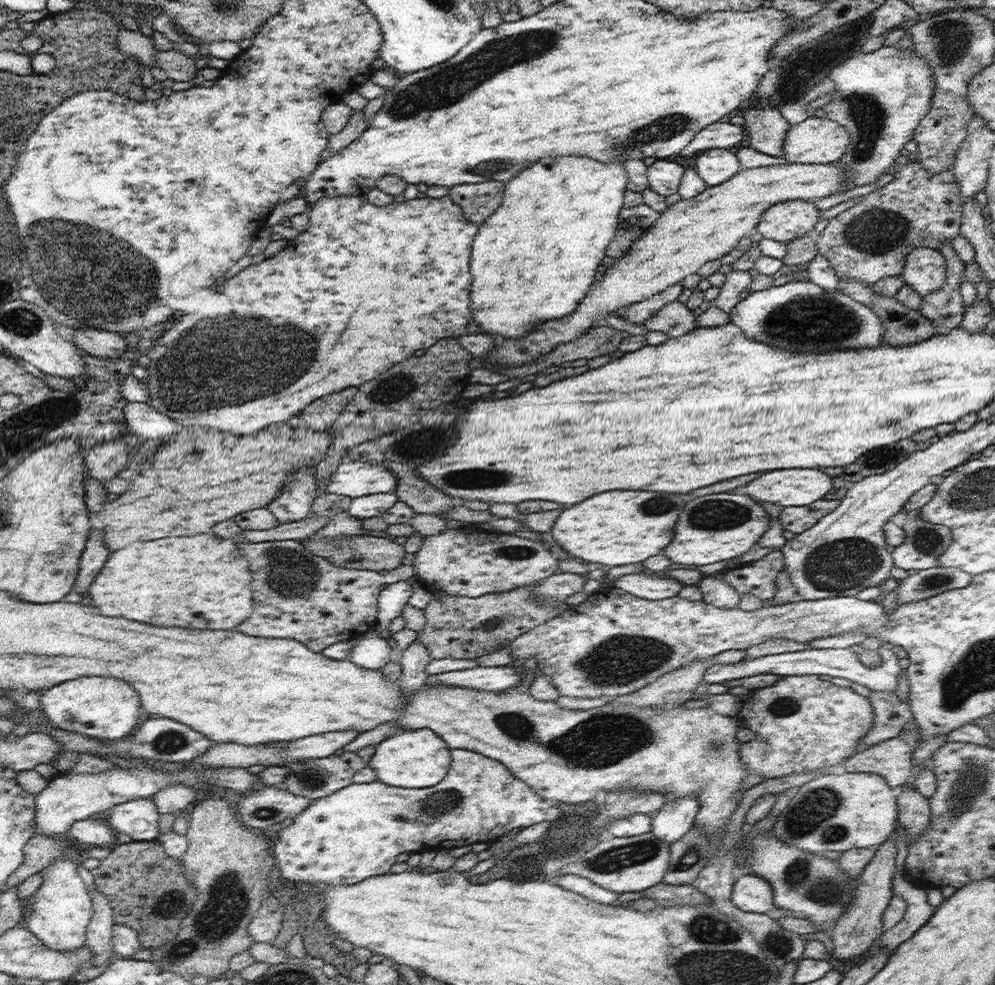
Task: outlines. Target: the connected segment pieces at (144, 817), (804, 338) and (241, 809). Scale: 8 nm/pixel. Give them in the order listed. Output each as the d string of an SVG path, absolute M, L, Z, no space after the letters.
M139 798L110 809L106 823L116 833L124 832L134 841L154 841L158 838L158 812L152 798Z
M807 278L789 281L780 286L772 285L766 290L750 291L746 298L736 303L730 315L731 322L739 326L750 340L758 340L790 352L836 352L848 348L876 348L882 342L884 334L882 320L869 306L850 298L840 289L832 292L824 290Z
M272 785L260 787L235 802L237 814L246 827L266 828L286 818L294 818L307 808L311 800Z

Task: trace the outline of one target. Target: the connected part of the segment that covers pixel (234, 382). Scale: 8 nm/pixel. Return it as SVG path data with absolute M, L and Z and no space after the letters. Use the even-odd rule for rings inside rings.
M445 195L441 198L414 198L414 200L404 200L404 202L400 202L400 204L388 204L388 206L374 206L374 204L370 204L366 198L362 198L362 196L333 196L321 198L318 202L315 202L309 209L309 224L310 228L306 230L306 232L302 232L302 234L298 234L296 238L288 242L286 249L281 250L278 254L270 257L266 257L262 262L258 264L251 264L240 271L240 274L236 274L236 278L227 278L222 284L222 292L220 294L214 294L214 296L218 296L218 298L214 298L214 312L212 312L212 316L208 318L208 316L202 316L202 314L186 314L186 316L182 316L172 328L163 332L162 337L159 339L157 344L150 347L147 355L150 357L150 364L148 364L147 371L147 384L148 388L150 388L150 402L148 403L152 409L158 411L158 413L164 414L172 421L179 423L183 427L194 427L195 425L200 427L212 427L218 429L222 432L233 433L234 435L241 434L250 434L254 432L258 432L267 428L268 425L272 425L273 423L278 422L287 422L290 421L293 417L296 417L300 414L300 412L304 411L314 400L318 398L345 390L348 386L358 386L360 384L364 384L364 382L368 382L368 380L372 380L374 376L378 376L378 374L382 374L382 372L386 372L386 370L390 370L394 364L398 364L398 362L402 362L402 360L406 360L406 358L410 358L410 356L414 356L414 352L416 350L426 350L429 346L436 344L437 340L441 338L456 338L456 336L460 336L460 334L466 334L466 324L470 322L470 282L472 282L472 278L470 278L470 272L468 272L468 260L470 260L470 250L472 250L472 242L479 231L479 226L476 223L473 223L471 220L466 220L465 214L463 210L458 206L452 199L450 195ZM230 316L236 316L236 324L228 324L228 320L230 320Z

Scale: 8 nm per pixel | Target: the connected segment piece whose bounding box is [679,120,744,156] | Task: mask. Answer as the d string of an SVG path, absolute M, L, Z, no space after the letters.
M736 120L713 122L694 135L694 138L679 152L680 156L692 156L711 148L737 149L744 138L744 127Z

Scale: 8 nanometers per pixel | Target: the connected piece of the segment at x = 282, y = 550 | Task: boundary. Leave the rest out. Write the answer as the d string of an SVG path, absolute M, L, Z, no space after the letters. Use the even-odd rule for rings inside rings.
M276 540L268 542L237 543L240 552L248 561L251 572L251 589L253 592L254 612L242 624L234 629L253 637L289 638L305 644L310 650L322 652L328 646L343 640L356 640L364 633L376 628L378 597L382 586L402 580L408 581L415 576L413 565L400 565L387 574L380 574L375 570L356 570L344 568L329 562L323 556L313 555L301 540ZM314 590L314 598L308 594Z

